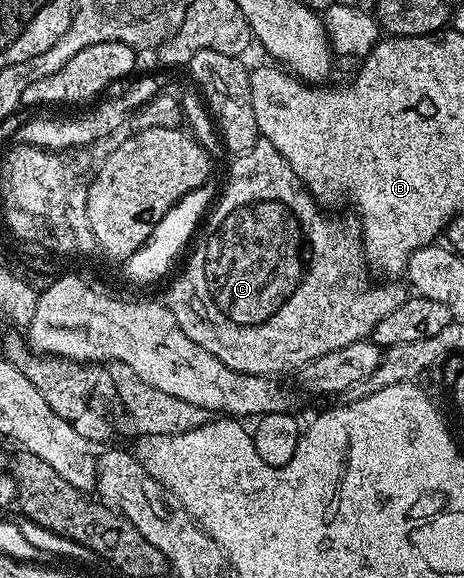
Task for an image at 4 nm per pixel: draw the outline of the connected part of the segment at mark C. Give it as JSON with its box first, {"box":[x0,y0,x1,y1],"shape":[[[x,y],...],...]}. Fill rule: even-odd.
{"box":[167,138,406,376],"shape":[[[258,138],[254,147],[232,162],[229,180],[225,187],[223,183],[219,198],[204,220],[201,244],[192,248],[193,256],[184,260],[185,268],[176,272],[177,280],[169,287],[167,306],[179,329],[195,345],[219,357],[223,365],[248,375],[272,376],[277,373],[273,371],[288,367],[300,369],[315,357],[323,357],[323,353],[366,342],[375,325],[391,309],[403,305],[406,288],[397,281],[385,281],[380,287],[365,280],[365,249],[354,228],[352,231],[347,224],[321,212],[324,210],[313,194],[301,184],[271,141]]]}

